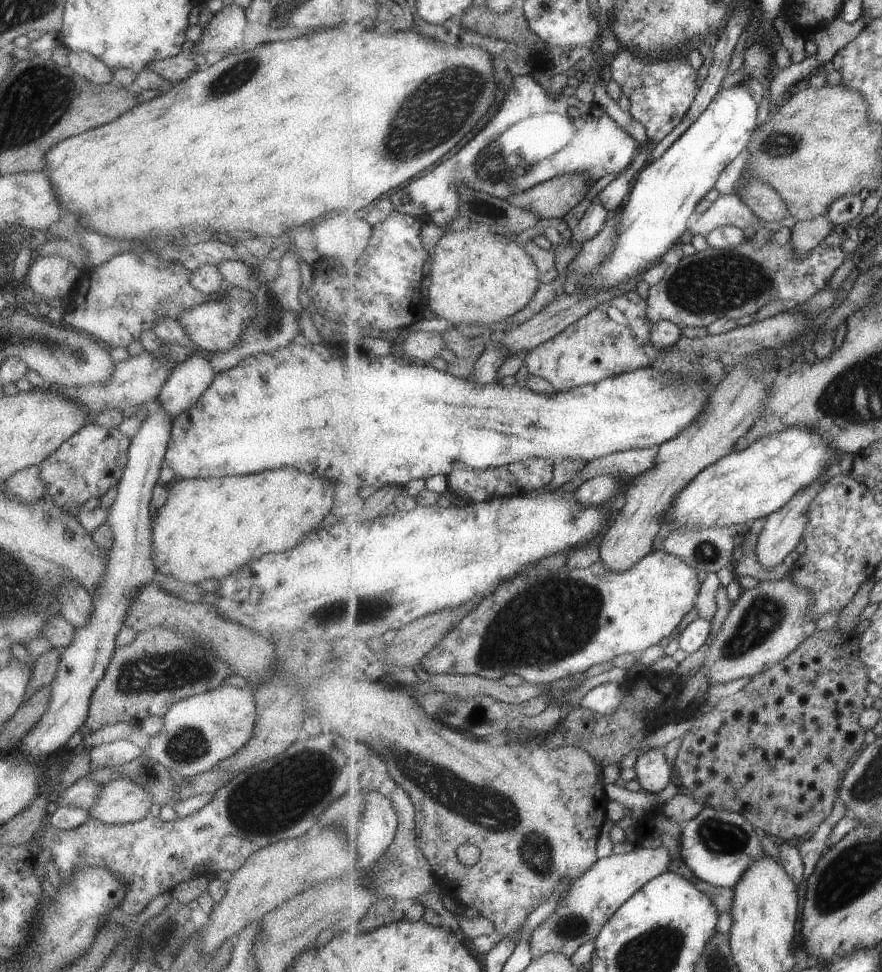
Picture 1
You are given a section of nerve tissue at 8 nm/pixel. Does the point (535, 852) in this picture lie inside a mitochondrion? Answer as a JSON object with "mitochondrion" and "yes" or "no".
{"mitochondrion":"yes"}

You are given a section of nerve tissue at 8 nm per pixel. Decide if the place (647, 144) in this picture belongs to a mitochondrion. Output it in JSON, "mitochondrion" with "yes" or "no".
{"mitochondrion":"no"}

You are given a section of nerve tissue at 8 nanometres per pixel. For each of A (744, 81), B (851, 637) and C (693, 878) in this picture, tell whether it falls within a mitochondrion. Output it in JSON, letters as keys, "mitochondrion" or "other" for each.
{"A":"other","B":"other","C":"other"}

